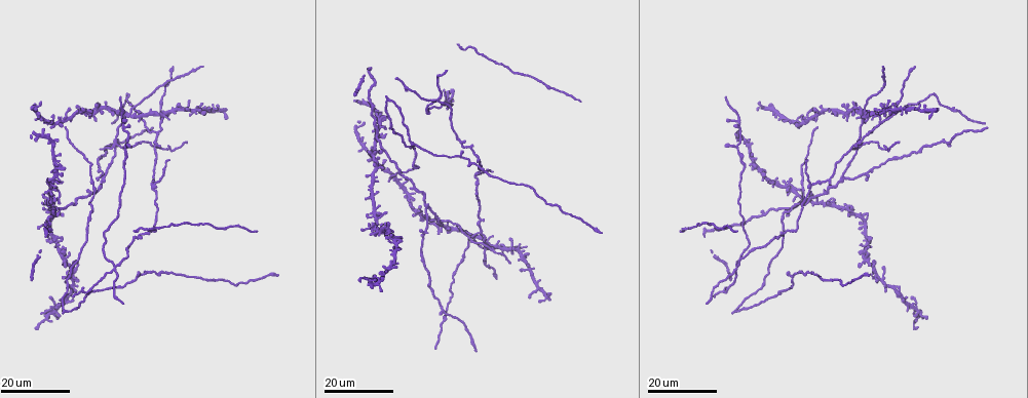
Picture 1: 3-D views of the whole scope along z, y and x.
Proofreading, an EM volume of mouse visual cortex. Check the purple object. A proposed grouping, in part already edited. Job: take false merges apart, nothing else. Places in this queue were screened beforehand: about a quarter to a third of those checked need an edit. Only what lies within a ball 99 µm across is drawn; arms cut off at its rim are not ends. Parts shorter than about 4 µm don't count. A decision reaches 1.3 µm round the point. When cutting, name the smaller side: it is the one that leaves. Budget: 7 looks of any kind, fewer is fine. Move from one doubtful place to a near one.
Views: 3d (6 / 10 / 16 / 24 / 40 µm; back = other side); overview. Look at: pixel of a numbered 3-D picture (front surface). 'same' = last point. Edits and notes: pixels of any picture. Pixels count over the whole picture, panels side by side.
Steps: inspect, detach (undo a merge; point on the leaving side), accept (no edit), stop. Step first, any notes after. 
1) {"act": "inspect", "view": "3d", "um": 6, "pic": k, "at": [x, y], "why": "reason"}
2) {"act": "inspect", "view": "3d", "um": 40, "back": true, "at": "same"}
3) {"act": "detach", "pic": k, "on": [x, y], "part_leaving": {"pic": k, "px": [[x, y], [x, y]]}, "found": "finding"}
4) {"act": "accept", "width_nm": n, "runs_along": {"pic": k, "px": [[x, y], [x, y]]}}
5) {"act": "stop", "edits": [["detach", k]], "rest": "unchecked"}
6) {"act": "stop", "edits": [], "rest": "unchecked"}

{"act": "inspect", "view": "3d", "um": 24, "pic": 1, "at": [879, 122]}

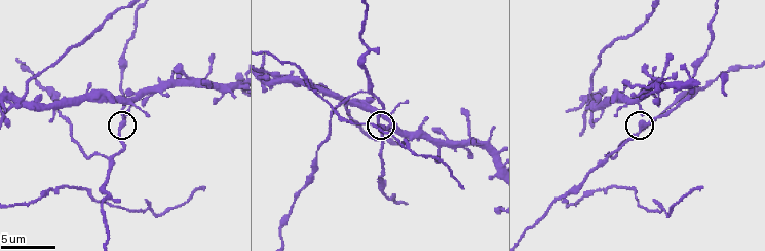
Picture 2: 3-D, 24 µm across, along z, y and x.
{"act": "inspect", "view": "3d", "um": 6, "pic": 2, "at": [121, 122]}

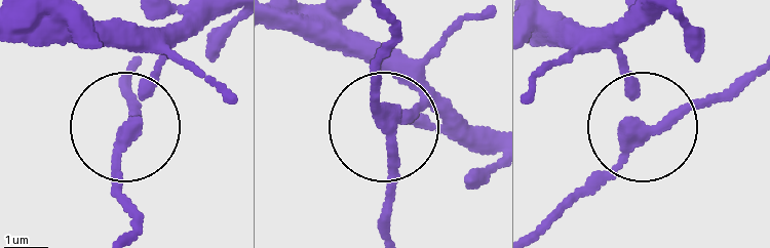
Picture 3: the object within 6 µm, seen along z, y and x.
{"act": "accept", "runs_along": {"pic": 3, "px": [[298, 15], [363, 41], [419, 104], [386, 140], [386, 224]]}, "found": "one neuron here"}

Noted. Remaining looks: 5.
{"act": "inspect", "view": "3d", "um": 24, "pic": 1, "at": [436, 102], "why": "small branch off a trunk"}

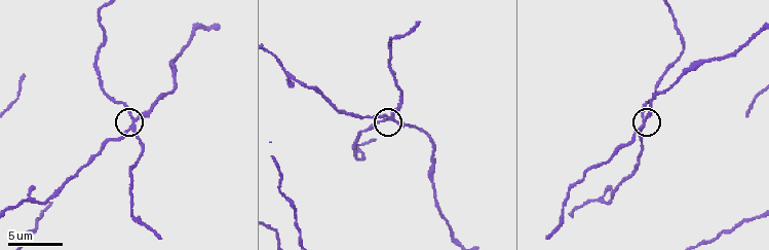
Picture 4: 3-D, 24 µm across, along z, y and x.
{"act": "inspect", "view": "3d", "um": 10, "pic": 4, "at": [643, 122], "why": "closer look"}

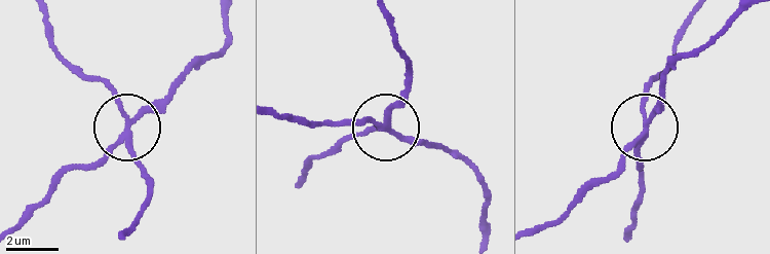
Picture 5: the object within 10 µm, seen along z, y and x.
{"act": "inspect", "view": "3d", "um": 6, "pic": 5, "at": [646, 124]}

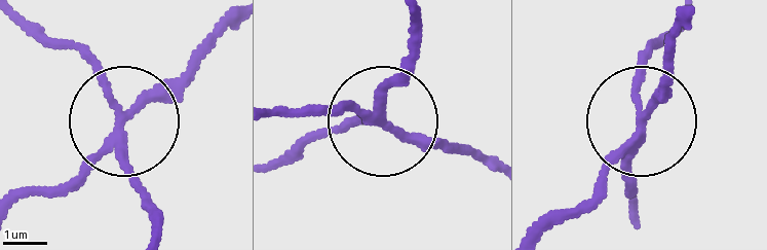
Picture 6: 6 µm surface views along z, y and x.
{"act": "detach", "pic": 6, "on": [93, 68], "arms": 4, "part_leaving": {"pic": 6, "px": [[124, 122], [113, 93], [25, 15]]}, "found": "two neurons meet here"}

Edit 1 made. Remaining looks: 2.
{"act": "stop", "edits": [["detach", 6]], "rest": "unchecked"}

